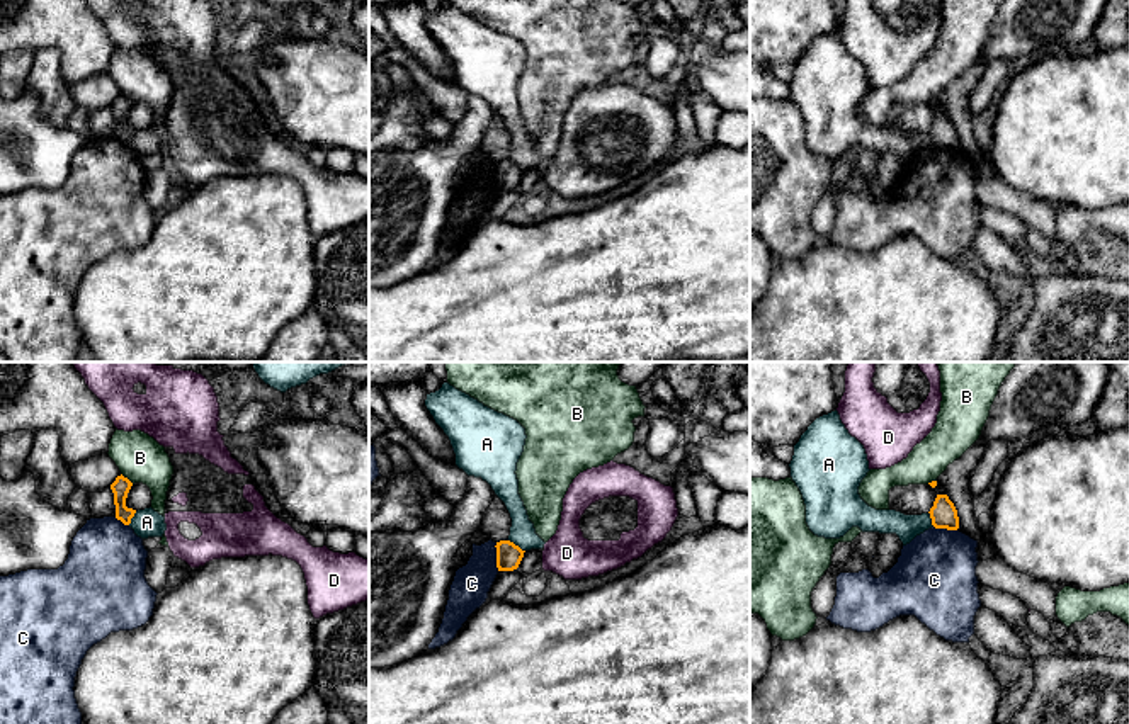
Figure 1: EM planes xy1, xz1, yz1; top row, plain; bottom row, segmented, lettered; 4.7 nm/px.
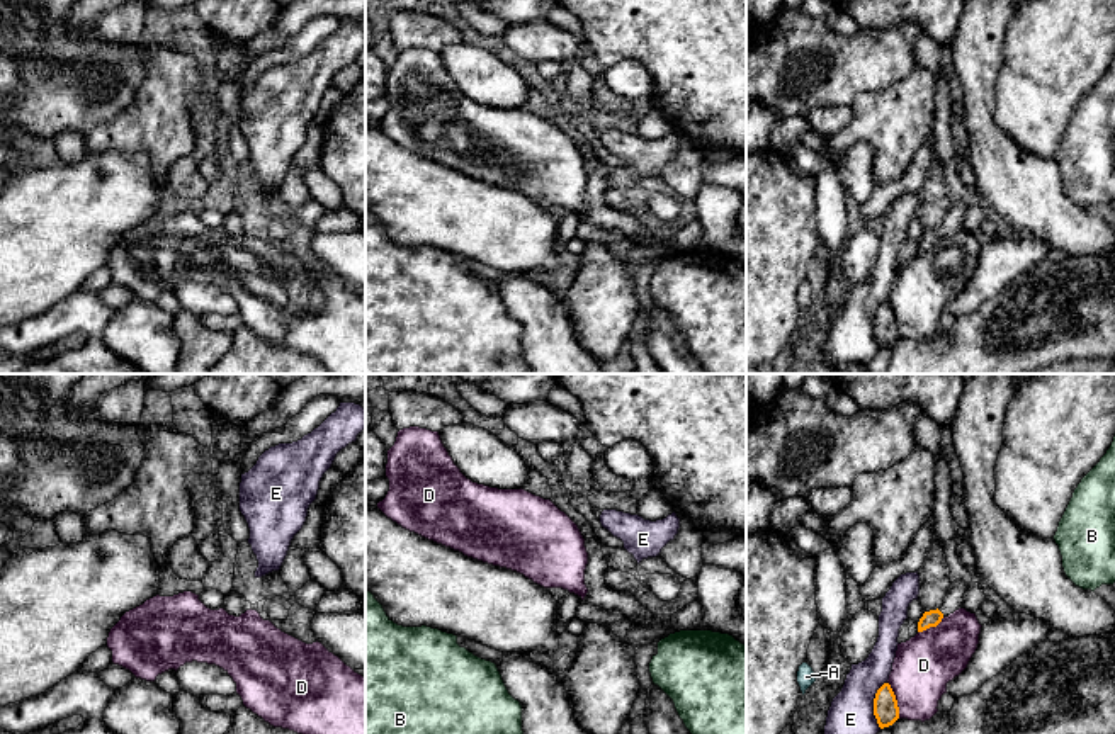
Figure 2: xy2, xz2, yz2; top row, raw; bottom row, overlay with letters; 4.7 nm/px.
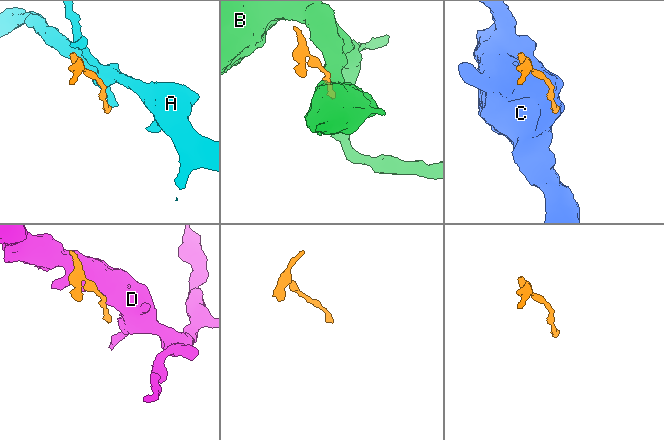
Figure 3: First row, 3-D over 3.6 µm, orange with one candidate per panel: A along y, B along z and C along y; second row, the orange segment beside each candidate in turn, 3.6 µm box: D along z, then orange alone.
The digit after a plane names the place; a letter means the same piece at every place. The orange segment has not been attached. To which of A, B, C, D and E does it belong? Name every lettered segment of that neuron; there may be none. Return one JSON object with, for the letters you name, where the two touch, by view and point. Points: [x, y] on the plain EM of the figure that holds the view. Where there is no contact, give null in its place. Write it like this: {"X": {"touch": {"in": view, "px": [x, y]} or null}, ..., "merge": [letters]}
{"merge": []}

